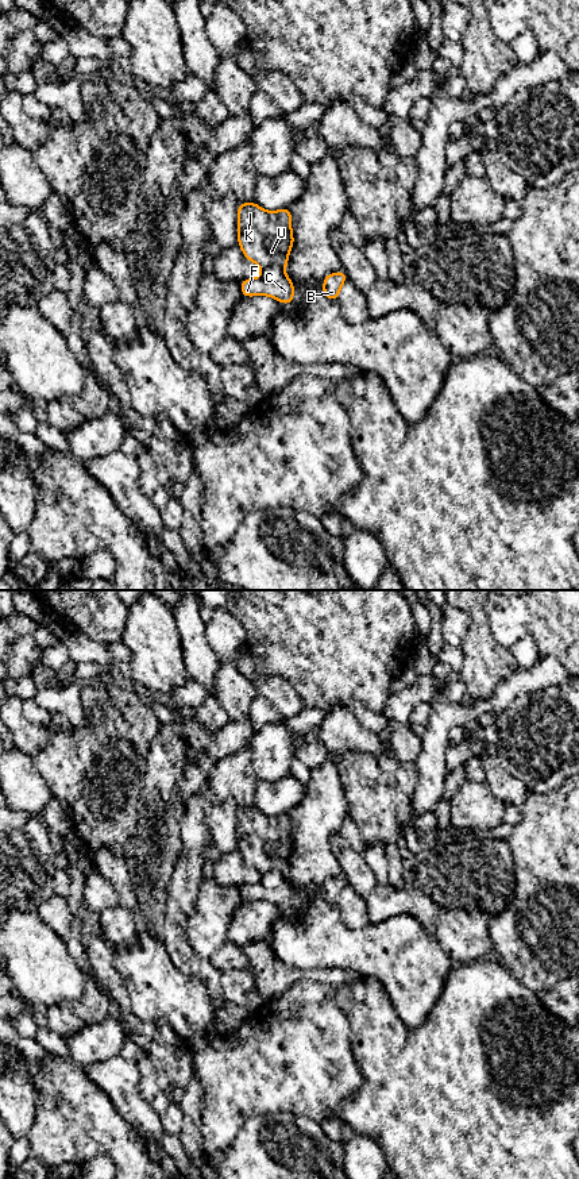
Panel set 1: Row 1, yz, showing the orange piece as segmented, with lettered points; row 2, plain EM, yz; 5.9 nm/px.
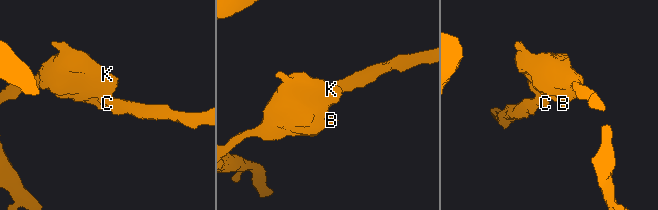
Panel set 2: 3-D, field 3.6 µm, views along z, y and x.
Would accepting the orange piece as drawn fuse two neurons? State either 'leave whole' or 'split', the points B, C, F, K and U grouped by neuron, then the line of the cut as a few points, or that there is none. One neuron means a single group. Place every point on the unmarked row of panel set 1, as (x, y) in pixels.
split; B K U / C F; cut in yz along (282, 873), (267, 871), (263, 875)

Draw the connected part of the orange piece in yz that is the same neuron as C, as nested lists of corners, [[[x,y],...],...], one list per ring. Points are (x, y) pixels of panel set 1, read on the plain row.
[[[270,871],[258,883],[246,883],[240,889],[243,902],[269,901],[283,910],[294,905],[294,889],[279,871]]]

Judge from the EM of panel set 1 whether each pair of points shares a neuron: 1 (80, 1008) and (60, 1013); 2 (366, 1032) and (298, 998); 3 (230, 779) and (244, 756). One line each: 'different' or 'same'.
1: same
2: different
3: same

